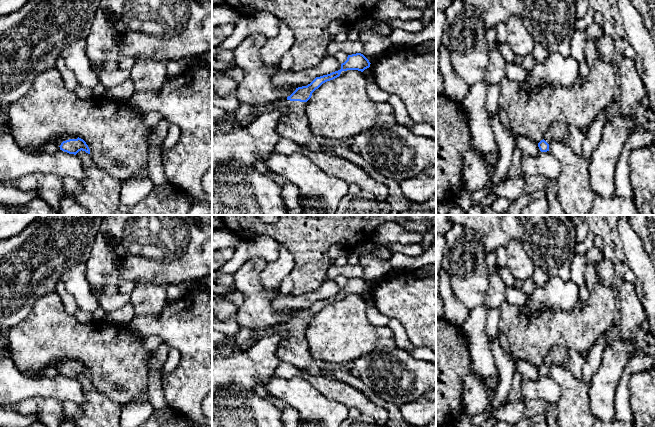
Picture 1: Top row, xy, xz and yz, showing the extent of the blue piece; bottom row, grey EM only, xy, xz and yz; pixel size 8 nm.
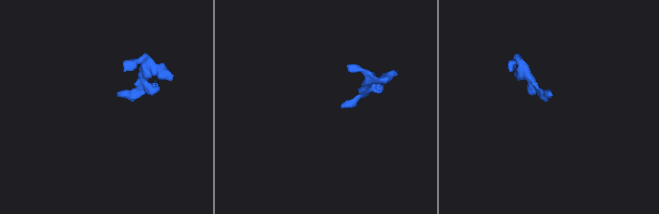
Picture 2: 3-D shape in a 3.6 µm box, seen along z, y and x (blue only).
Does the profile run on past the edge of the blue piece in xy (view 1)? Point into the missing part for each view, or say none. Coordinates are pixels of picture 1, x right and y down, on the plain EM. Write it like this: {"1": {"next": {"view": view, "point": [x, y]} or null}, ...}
{"1": {"next": {"view": "xy", "point": [59, 364]}}}

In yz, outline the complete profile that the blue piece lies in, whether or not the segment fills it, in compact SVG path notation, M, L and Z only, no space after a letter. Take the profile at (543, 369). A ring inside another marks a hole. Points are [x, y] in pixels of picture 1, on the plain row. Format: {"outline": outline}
{"outline": "M554 346L546 356L544 363L538 367L540 375L549 375L549 368L554 365L569 370L578 380L582 380L583 378L585 358L577 350Z"}

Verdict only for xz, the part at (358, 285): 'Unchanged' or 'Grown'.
Grown

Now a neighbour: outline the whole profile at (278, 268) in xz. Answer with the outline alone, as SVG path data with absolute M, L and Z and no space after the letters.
M282 245L279 246L279 255L271 258L261 274L261 281L266 289L279 291L282 280L290 275L294 267L291 253Z

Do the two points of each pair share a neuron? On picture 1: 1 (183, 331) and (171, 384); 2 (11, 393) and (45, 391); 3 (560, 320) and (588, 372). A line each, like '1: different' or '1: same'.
1: same
2: same
3: different

